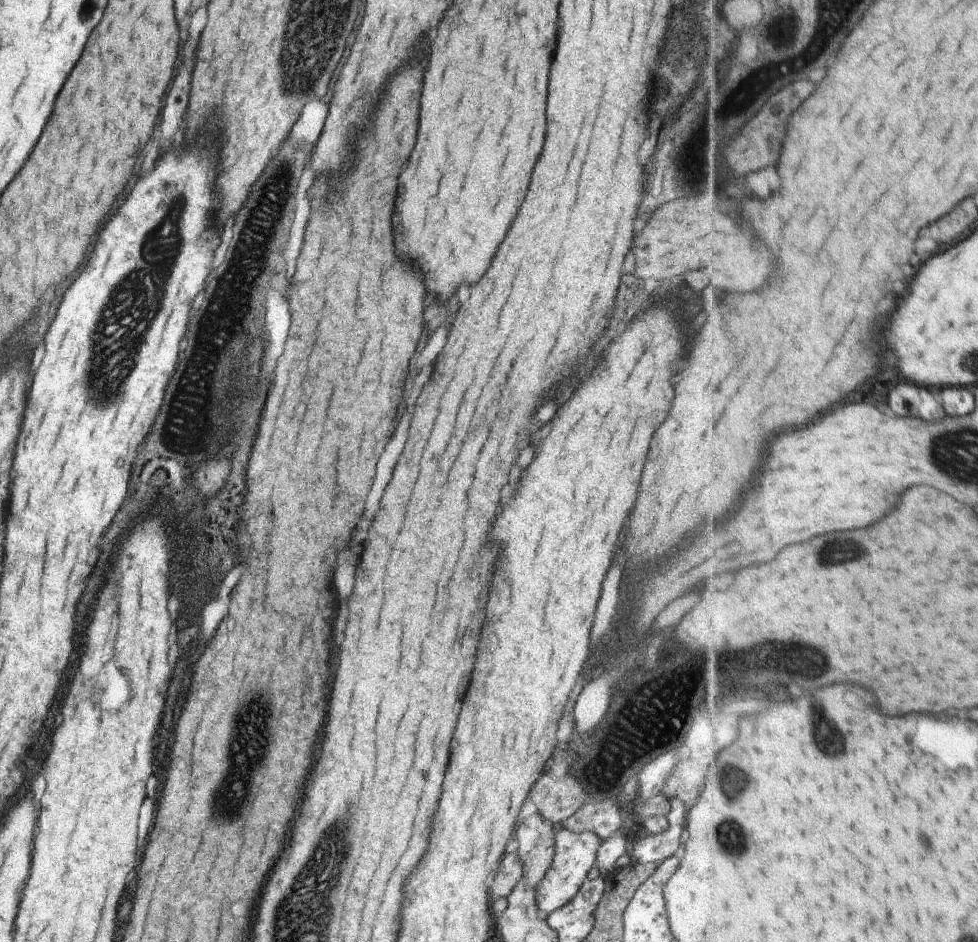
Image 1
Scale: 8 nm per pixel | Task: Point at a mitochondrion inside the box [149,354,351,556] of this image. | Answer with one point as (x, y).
(177, 423)

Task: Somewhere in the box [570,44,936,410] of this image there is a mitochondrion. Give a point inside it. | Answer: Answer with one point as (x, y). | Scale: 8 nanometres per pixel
(695, 171)

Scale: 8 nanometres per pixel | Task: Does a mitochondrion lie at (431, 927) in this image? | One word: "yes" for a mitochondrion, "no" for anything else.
no

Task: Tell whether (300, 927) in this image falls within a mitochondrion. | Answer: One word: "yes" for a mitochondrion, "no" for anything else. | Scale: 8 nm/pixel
yes

